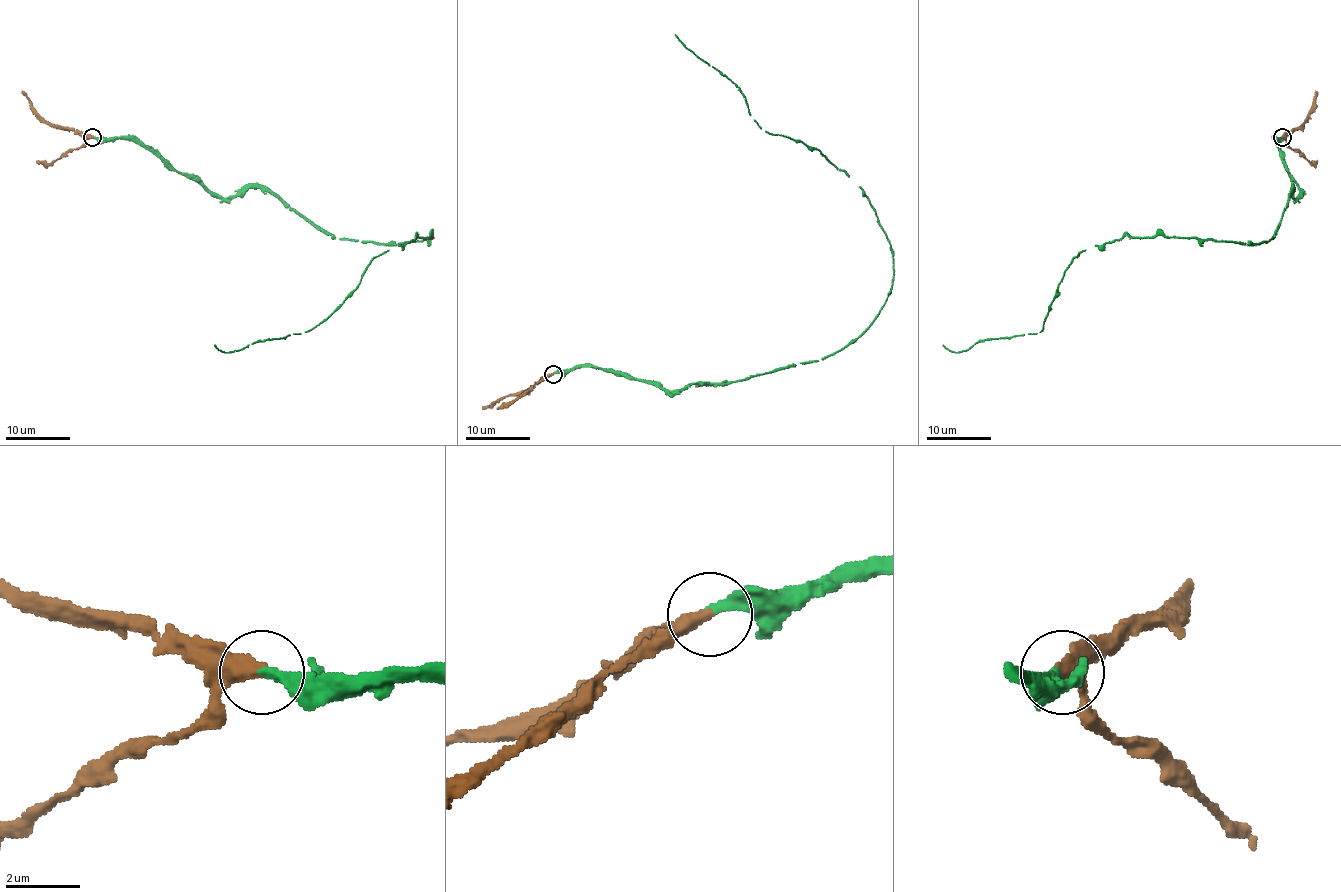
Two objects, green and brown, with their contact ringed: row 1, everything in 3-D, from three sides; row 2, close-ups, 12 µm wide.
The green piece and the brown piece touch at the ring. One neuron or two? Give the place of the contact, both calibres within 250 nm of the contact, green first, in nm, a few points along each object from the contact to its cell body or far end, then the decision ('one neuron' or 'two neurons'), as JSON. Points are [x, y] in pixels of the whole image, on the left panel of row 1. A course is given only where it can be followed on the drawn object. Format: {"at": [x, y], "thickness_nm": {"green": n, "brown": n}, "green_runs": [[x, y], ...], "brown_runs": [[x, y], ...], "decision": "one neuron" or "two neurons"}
{"at": [92, 137], "thickness_nm": {"green": 280, "brown": 420}, "green_runs": [[92, 137], [137, 138], [224, 198], [268, 187], [339, 238], [432, 237], [384, 251], [305, 332], [215, 345]], "brown_runs": [[92, 137], [82, 137], [64, 127], [48, 124], [23, 90]], "decision": "one neuron"}

